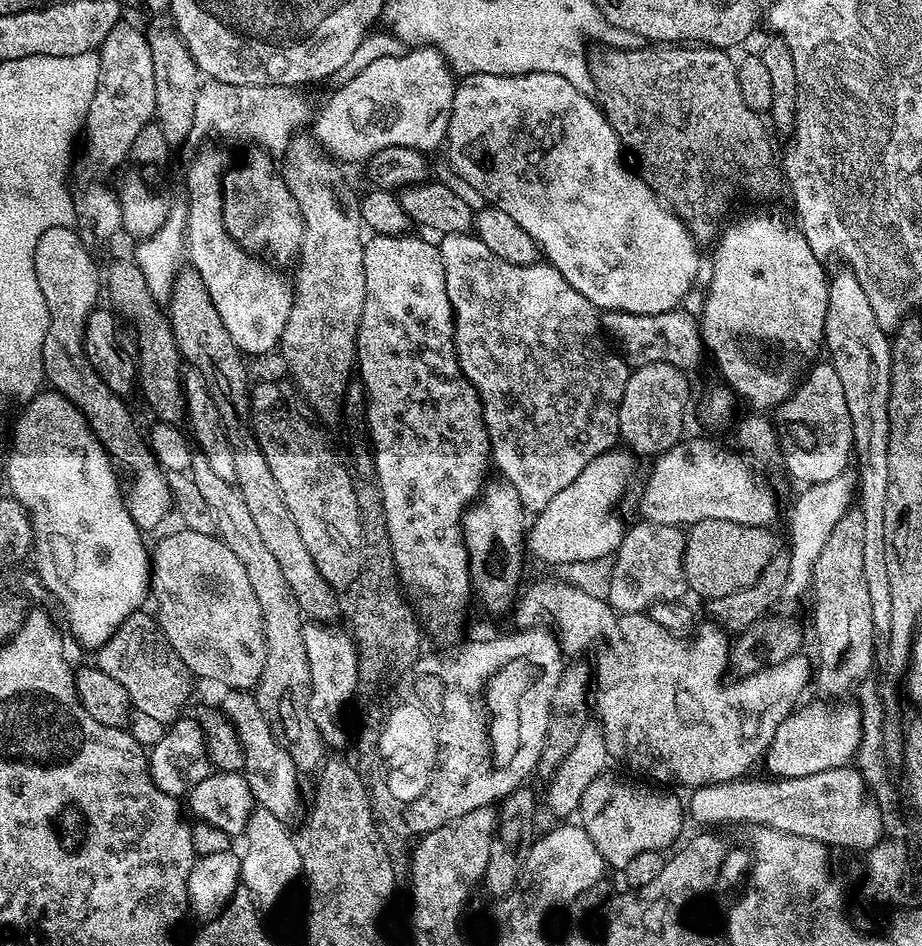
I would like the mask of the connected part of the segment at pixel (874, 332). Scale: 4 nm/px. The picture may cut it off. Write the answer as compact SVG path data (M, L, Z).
M846 266L840 267L841 269L831 275L829 279L829 302L827 306L827 318L825 320L824 328L824 348L828 350L827 355L830 360L838 360L840 362L840 370L834 374L842 386L843 396L846 398L847 410L851 418L852 426L852 440L853 446L860 446L860 452L862 454L888 454L889 448L889 422L892 419L892 414L888 412L890 408L890 394L894 392L894 348L890 346L889 335L885 332L884 328L874 318L874 312L870 309L869 299L866 296L866 292L862 290L861 282L852 270Z

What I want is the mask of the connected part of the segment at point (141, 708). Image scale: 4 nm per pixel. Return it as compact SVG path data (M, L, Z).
M138 610L117 628L114 635L107 640L100 649L97 649L96 666L104 671L113 680L117 680L122 685L130 698L131 707L144 714L146 717L156 721L171 724L181 717L182 708L190 698L192 692L193 671L185 660L171 647L169 641L160 630L157 619L145 610Z

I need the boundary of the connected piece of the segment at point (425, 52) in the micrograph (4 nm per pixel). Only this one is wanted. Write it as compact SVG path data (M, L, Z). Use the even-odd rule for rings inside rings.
M424 46L405 52L408 53L402 56L382 56L374 59L336 89L321 108L312 130L331 157L342 162L362 162L386 148L415 148L417 151L430 152L436 144L443 143L443 133L431 128L438 115L442 116L451 109L456 78L453 78L451 67L436 48Z

